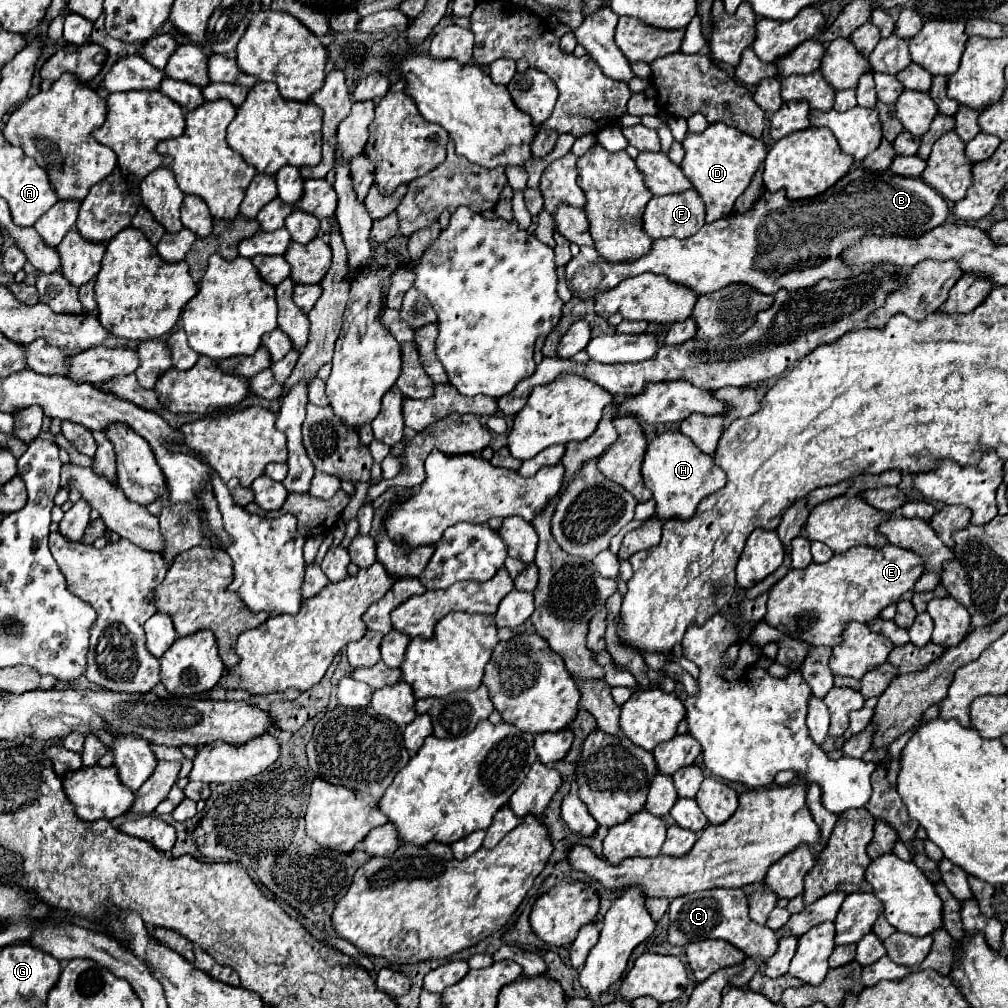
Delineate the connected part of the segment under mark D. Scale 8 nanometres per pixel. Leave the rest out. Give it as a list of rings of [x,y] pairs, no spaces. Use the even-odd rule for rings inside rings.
[[[724,122],[710,124],[700,134],[686,134],[682,146],[686,156],[680,168],[704,200],[708,224],[712,224],[718,218],[730,216],[736,198],[750,186],[756,170],[768,154],[768,146],[760,138],[752,138]]]

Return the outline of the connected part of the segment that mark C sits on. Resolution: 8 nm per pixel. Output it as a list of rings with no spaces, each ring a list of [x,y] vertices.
[[[704,890],[688,896],[678,896],[668,906],[668,918],[668,942],[672,946],[686,946],[708,938],[720,938],[738,946],[746,956],[752,956],[760,966],[764,966],[764,962],[778,948],[774,930],[750,920],[748,896],[744,894],[744,890]]]

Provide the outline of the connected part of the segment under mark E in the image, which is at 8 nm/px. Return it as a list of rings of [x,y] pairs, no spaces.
[[[856,546],[850,548],[844,554],[834,554],[828,562],[816,564],[812,562],[804,570],[790,570],[782,580],[778,580],[768,594],[768,612],[764,616],[766,624],[778,628],[782,634],[814,644],[814,646],[836,646],[840,644],[840,632],[844,626],[852,620],[856,622],[870,622],[880,616],[880,612],[892,604],[898,602],[902,594],[912,590],[914,582],[920,578],[924,570],[924,564],[918,554],[898,548],[898,546],[886,546],[882,550],[866,548],[866,546]]]

